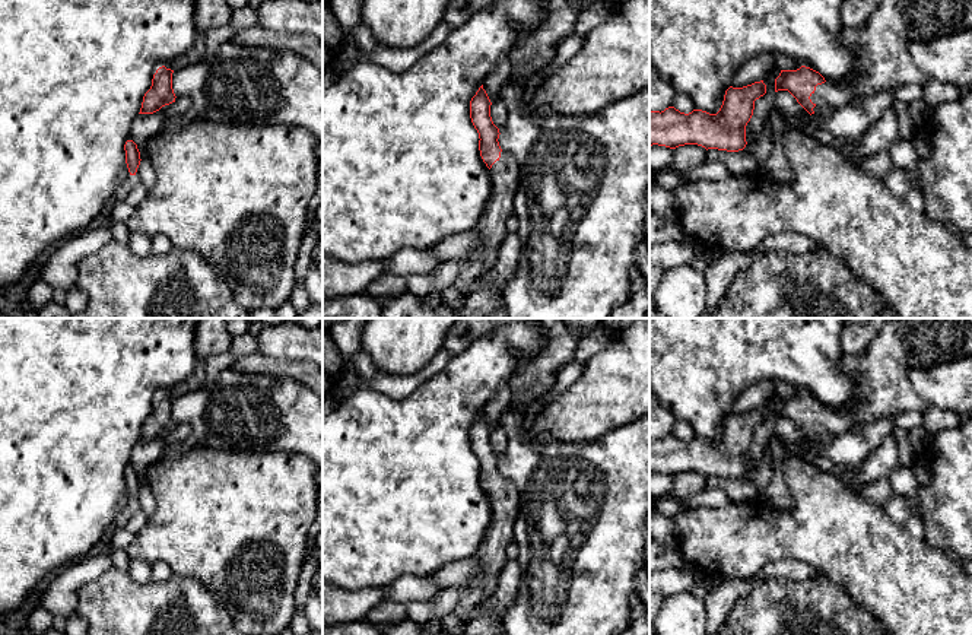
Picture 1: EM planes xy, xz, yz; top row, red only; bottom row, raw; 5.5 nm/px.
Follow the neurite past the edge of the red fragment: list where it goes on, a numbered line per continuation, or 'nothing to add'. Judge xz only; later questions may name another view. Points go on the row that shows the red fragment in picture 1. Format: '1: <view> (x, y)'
1: xz (505, 172)

